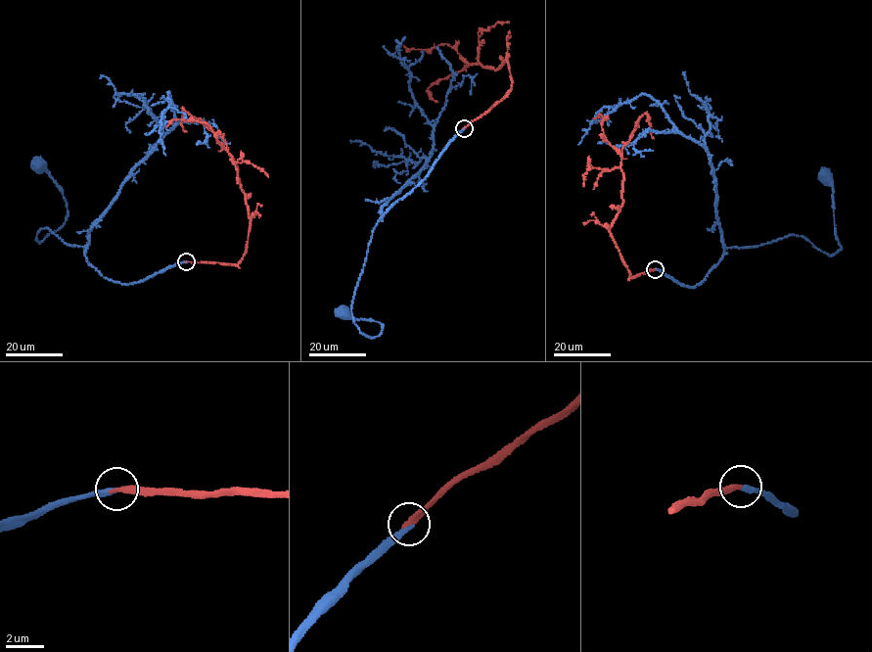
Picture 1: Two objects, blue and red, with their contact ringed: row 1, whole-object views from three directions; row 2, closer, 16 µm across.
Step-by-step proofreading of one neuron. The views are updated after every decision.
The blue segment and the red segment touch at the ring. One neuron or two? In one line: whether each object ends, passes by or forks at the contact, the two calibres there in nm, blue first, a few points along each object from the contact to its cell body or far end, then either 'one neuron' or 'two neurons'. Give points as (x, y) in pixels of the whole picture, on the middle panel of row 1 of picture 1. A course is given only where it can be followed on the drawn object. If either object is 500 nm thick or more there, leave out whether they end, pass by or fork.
blue ends there; red ends there; 320 nm thick on the blue side, 320 nm on the other; blue runs (465, 128), (423, 179), (374, 228), (351, 309), (360, 332), (378, 336), (382, 327), (379, 322), (344, 313); red runs (465, 128), (509, 91), (507, 61), (496, 69), (469, 64), (438, 80), (427, 89), (438, 102); one neuron

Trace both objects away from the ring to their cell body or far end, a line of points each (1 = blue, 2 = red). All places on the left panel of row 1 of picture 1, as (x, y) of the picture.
1: (187, 261), (119, 283), (88, 261), (84, 247), (45, 227), (40, 243), (63, 225), (67, 203), (39, 164)
2: (187, 261), (236, 264), (245, 252), (250, 222), (238, 168), (224, 140), (182, 109), (181, 126), (187, 131)

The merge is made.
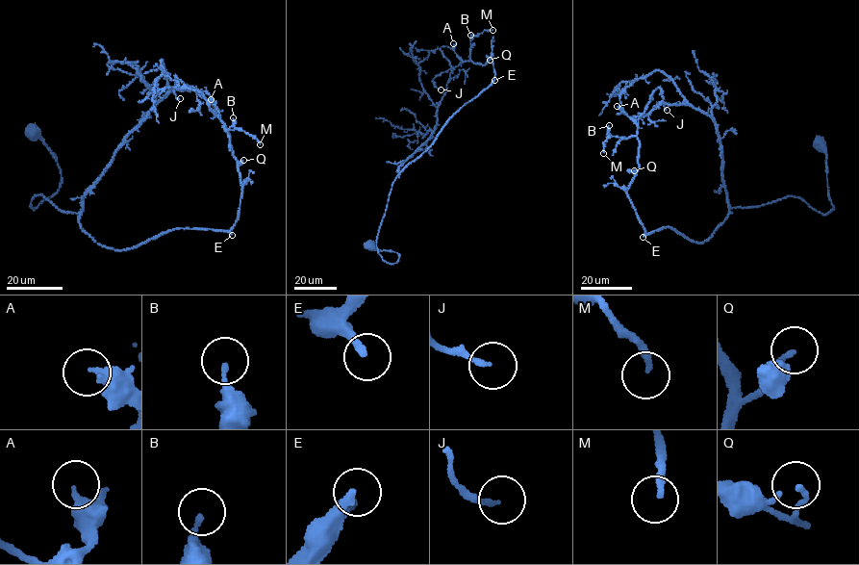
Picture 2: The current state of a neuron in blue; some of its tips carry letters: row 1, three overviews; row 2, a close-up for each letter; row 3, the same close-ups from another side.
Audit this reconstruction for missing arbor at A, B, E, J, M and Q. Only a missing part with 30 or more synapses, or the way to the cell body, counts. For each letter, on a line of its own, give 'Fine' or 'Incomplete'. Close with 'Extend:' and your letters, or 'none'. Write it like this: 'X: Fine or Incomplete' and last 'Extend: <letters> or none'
A: Fine
B: Fine
E: Incomplete
J: Fine
M: Incomplete
Q: Fine
Extend: E, M

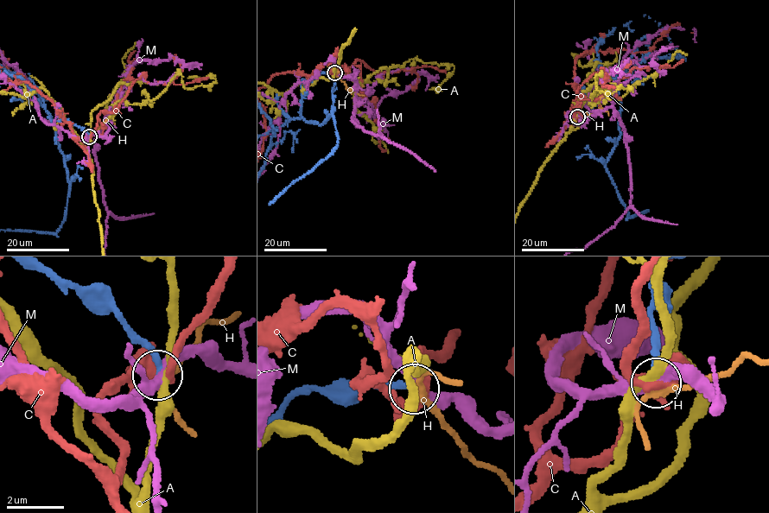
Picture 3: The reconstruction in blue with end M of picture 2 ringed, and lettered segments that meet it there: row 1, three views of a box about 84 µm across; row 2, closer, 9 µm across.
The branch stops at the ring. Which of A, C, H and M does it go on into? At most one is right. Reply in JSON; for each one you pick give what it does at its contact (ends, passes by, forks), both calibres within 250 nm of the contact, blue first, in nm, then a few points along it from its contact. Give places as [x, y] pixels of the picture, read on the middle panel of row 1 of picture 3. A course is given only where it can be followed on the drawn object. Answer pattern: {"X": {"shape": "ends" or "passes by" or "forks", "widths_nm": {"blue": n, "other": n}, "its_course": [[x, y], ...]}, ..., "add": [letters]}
{"H": {"shape": "passes by", "widths_nm": {"blue": 200, "other": 240}, "its_course": [[334, 72], [347, 89], [360, 85]]}, "add": ["H"]}

